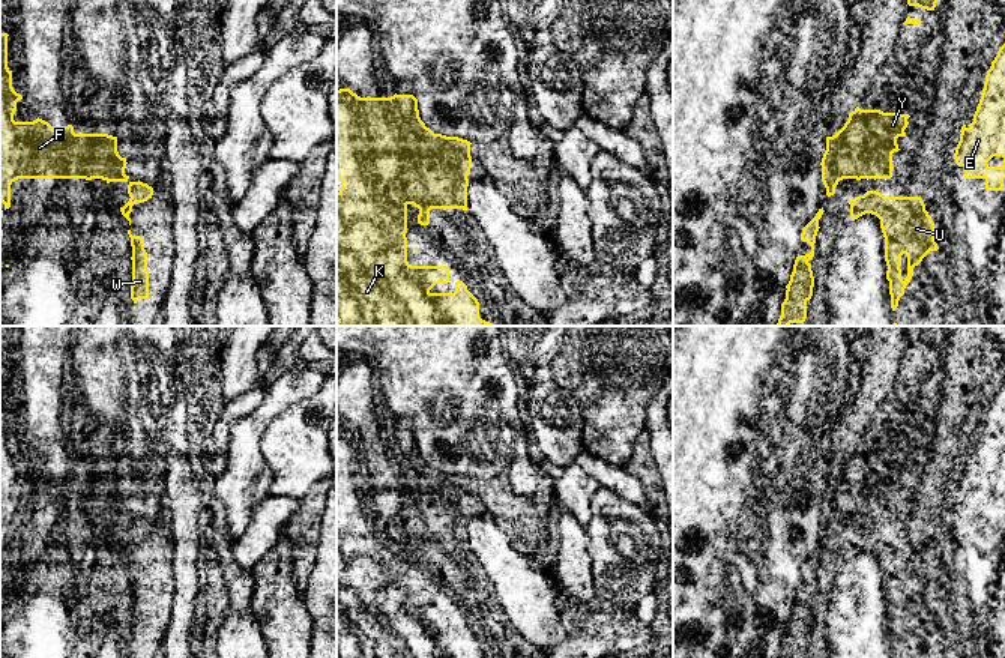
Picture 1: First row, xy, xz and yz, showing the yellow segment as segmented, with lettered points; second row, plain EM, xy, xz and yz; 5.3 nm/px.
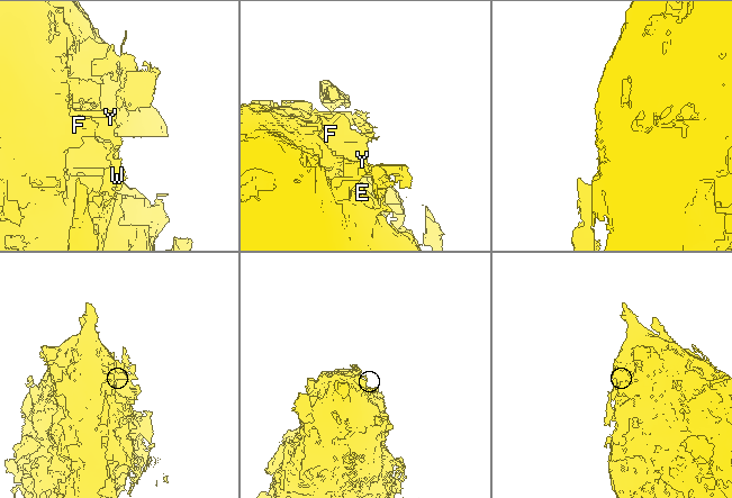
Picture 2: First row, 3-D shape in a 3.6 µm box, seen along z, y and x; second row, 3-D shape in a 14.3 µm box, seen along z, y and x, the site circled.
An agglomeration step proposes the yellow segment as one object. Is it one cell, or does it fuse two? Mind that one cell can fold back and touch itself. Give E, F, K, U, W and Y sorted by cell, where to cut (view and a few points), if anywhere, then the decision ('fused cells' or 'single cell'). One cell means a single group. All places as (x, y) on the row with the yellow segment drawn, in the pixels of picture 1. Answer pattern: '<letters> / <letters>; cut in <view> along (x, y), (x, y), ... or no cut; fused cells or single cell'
E F K U Y / W; cut in xy along (126, 179), (107, 181); fused cells

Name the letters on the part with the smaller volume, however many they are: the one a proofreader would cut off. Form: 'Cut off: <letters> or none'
Cut off: W

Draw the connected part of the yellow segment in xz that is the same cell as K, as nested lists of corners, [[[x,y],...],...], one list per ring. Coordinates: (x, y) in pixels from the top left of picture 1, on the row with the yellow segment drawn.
[[[350,89],[337,90],[337,177],[341,189],[337,192],[337,326],[491,326],[479,317],[479,302],[463,281],[455,282],[454,293],[431,293],[436,284],[449,282],[448,266],[412,266],[407,261],[407,206],[419,209],[418,224],[430,224],[431,209],[467,210],[467,186],[472,156],[460,144],[463,138],[434,134],[419,117],[418,99],[413,95],[394,95],[391,98],[361,98]]]

